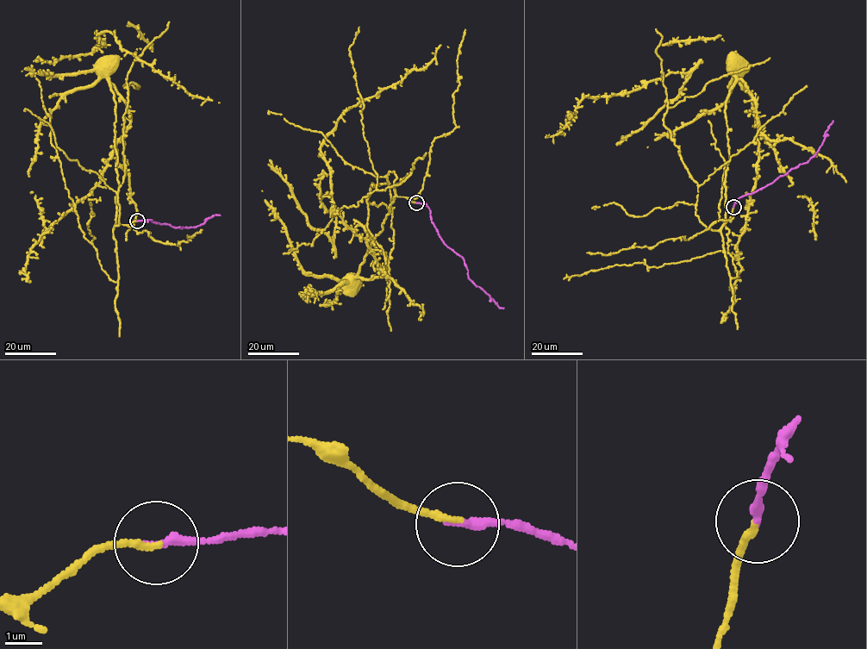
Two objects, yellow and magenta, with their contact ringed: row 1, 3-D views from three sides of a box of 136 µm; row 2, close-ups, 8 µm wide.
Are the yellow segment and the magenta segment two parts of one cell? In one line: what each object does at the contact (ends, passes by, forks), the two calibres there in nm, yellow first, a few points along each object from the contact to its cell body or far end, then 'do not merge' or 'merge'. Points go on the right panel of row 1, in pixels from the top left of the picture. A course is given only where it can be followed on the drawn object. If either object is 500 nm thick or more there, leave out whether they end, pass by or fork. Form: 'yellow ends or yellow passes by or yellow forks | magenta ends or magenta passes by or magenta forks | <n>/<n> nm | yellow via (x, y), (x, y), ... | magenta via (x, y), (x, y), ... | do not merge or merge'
yellow ends | magenta ends | 170/240 nm | yellow via (733, 207), (727, 221), (725, 180), (729, 150), (725, 102), (735, 79), (735, 72), (732, 69) | magenta via (733, 207), (740, 197), (764, 187), (793, 168), (807, 162), (822, 145), (825, 133), (832, 121) | merge

